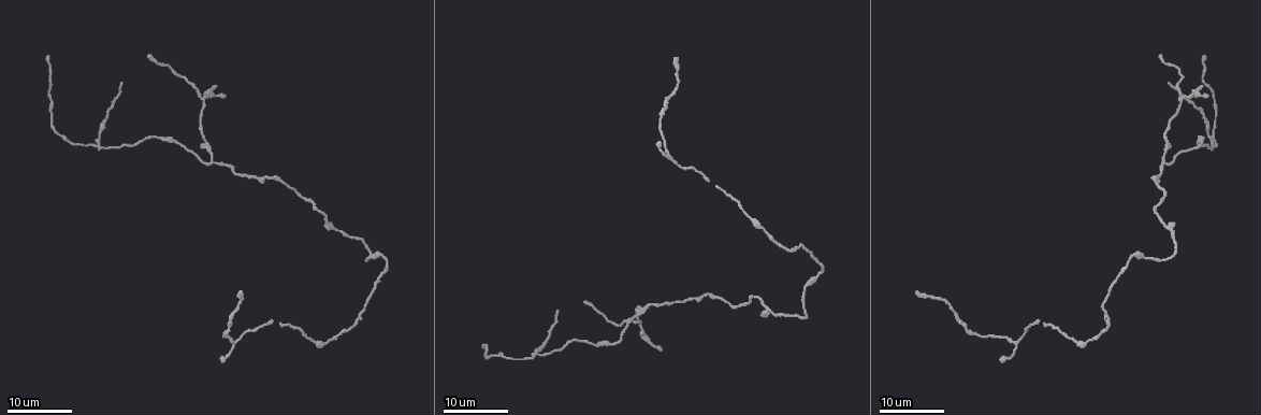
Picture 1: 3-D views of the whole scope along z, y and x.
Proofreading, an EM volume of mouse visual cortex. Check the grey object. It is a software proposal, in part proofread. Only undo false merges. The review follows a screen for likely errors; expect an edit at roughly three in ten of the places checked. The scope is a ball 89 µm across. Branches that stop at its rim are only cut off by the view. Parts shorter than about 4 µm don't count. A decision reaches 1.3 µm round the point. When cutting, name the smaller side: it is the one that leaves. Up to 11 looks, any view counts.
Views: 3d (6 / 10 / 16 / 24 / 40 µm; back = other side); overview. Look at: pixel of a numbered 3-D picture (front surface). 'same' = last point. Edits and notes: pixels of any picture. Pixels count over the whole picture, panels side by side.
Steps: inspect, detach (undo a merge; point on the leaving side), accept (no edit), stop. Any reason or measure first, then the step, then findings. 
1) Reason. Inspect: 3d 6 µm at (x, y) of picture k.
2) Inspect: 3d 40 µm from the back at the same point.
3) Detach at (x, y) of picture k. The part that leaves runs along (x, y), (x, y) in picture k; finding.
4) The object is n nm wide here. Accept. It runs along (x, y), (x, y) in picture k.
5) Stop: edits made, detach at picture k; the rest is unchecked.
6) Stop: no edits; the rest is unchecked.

Arms part here. Inspect: 3d 16 µm at (1213, 143) of picture 1.

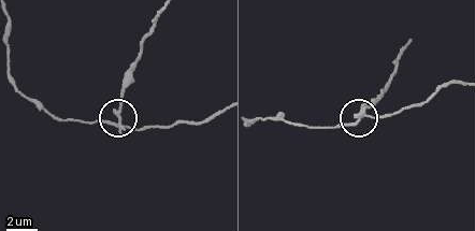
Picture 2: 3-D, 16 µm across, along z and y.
Inspect: 3d 10 µm at (118, 120) of picture 2.

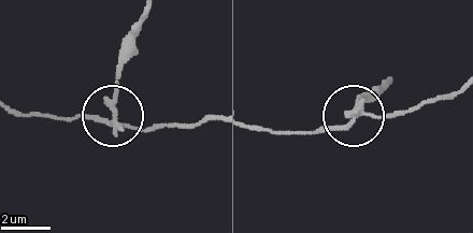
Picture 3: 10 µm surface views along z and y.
The object is 200 nm wide here. Detach at (116, 90) of picture 3. The part that leaves runs along (115, 124), (120, 46), (139, 15) in picture 3; two cells meet here.

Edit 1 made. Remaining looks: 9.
See it whole again. Inspect: overview.

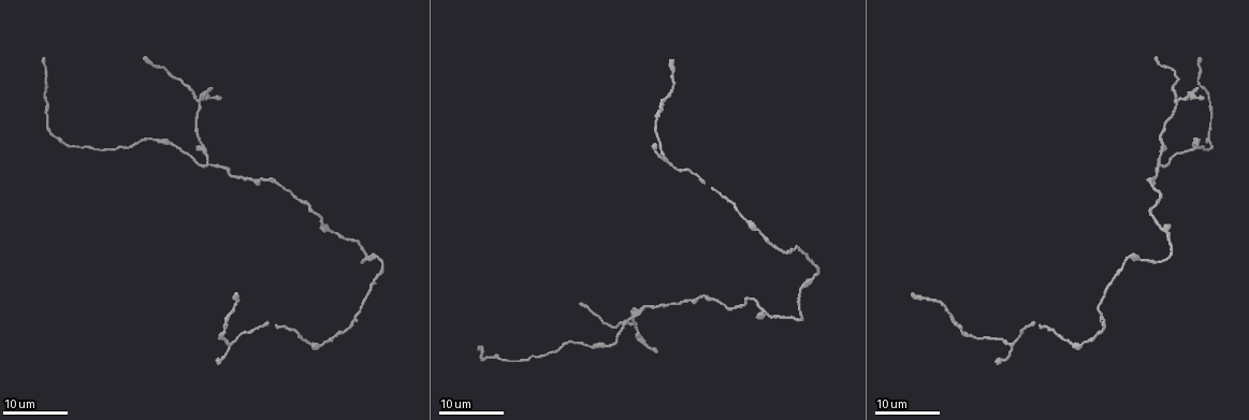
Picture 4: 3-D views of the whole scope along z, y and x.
Narrows sharply. Inspect: 3d 16 µm at (264, 179) of picture 4.

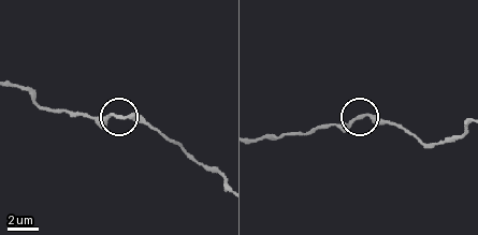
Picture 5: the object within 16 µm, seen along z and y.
Inspect: 3d 6 µm at (360, 118) of picture 5.

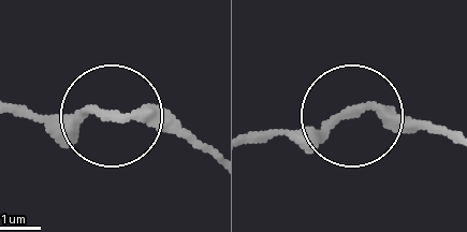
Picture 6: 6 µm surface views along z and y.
Accept. It runs along (448, 132), (365, 112), (256, 136) in picture 6; one cell here.

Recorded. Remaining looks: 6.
Arms part here. Inspect: 3d 24 µm at (208, 162) of picture 4.

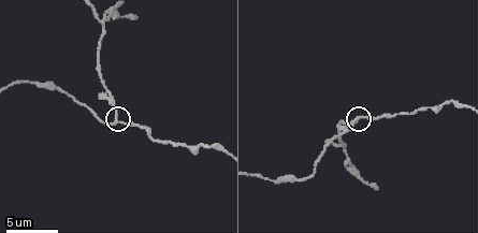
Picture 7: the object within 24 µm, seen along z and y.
Zoom in. Inspect: 3d 6 µm at (354, 119) of picture 7.

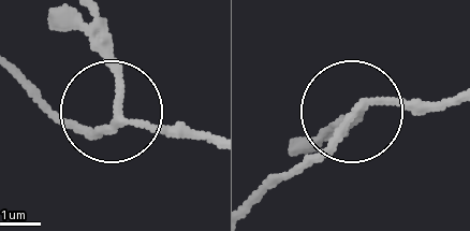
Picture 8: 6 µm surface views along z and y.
The side arm is 25 µm long. Detach at (106, 55) of picture 8. The part that leaves runs along (114, 115), (100, 16) in picture 8; two cells meet here.

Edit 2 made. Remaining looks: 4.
Inspect: overview.

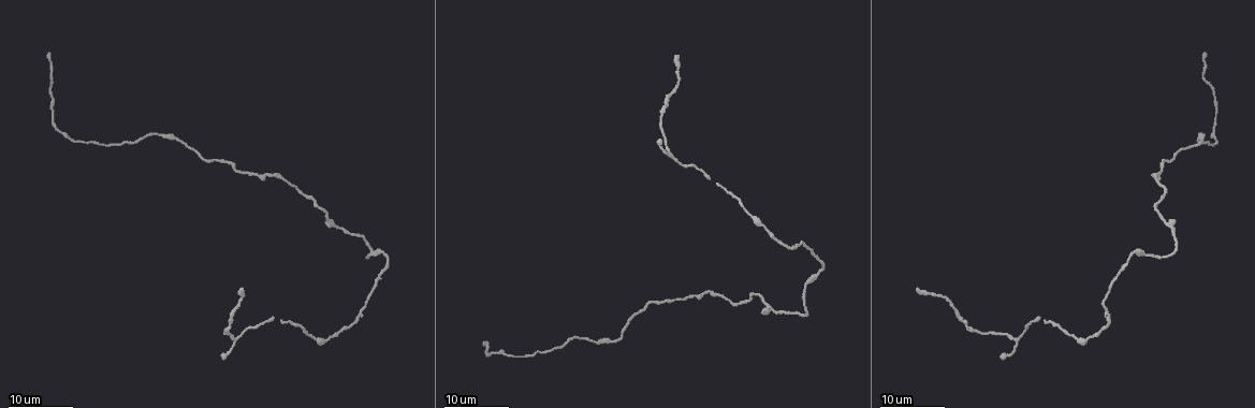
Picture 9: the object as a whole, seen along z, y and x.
Inspect: 3d 24 µm at (1017, 341) of picture 9.

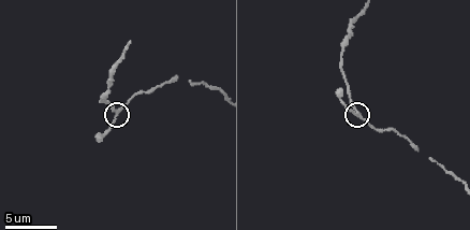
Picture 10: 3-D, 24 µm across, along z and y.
Inspect: 3d 10 µm at (119, 111) of picture 10.

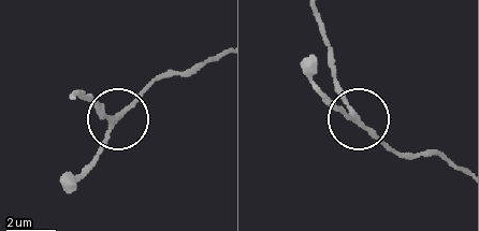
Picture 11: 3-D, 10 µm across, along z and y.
3 arms meet here. Accept. It runs along (456, 168), (438, 157), (395, 154), (323, 104) in picture 11; continuous, no second cell.

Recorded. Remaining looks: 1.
Stop: edits made, detach at picture 3, detach at picture 8; the rest is unchecked.

